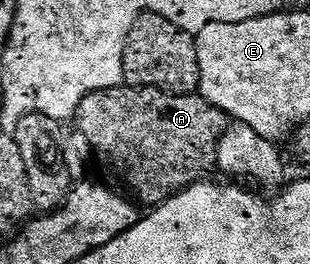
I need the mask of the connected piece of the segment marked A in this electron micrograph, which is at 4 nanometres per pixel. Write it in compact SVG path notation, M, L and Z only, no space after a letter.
M124 84L85 96L75 110L73 125L78 134L89 140L96 159L100 158L119 174L127 174L127 186L132 190L130 193L140 203L143 201L150 208L158 208L182 190L195 185L210 166L212 169L216 165L215 150L219 146L219 138L227 131L229 119L198 93L170 94L152 86Z

